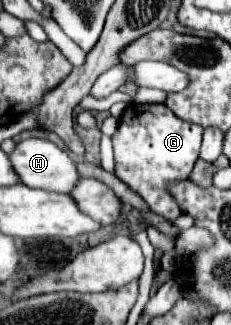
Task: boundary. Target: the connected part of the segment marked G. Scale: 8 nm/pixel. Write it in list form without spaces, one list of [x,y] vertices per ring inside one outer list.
[[[132,104],[124,110],[120,126],[112,136],[116,176],[134,188],[150,206],[150,210],[162,218],[180,216],[180,208],[166,192],[168,182],[184,180],[190,176],[194,162],[200,154],[202,126],[178,118],[164,104]]]

